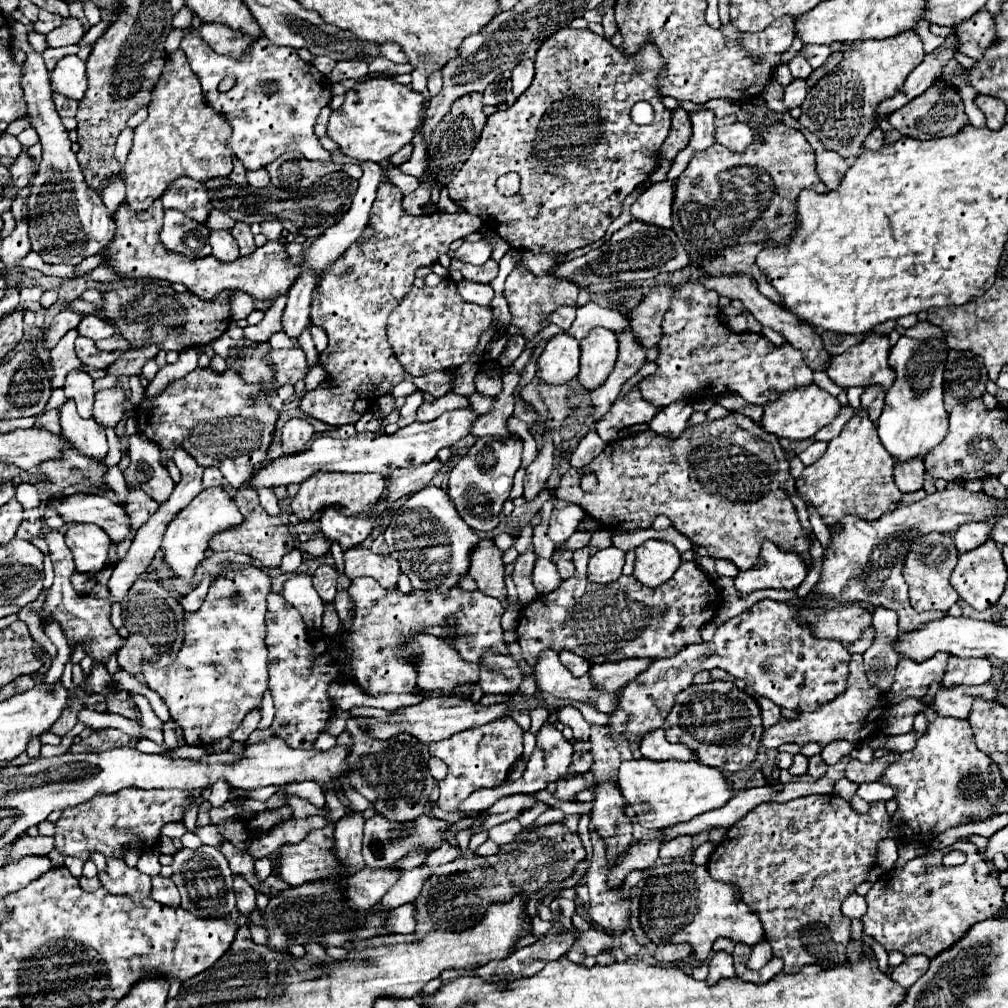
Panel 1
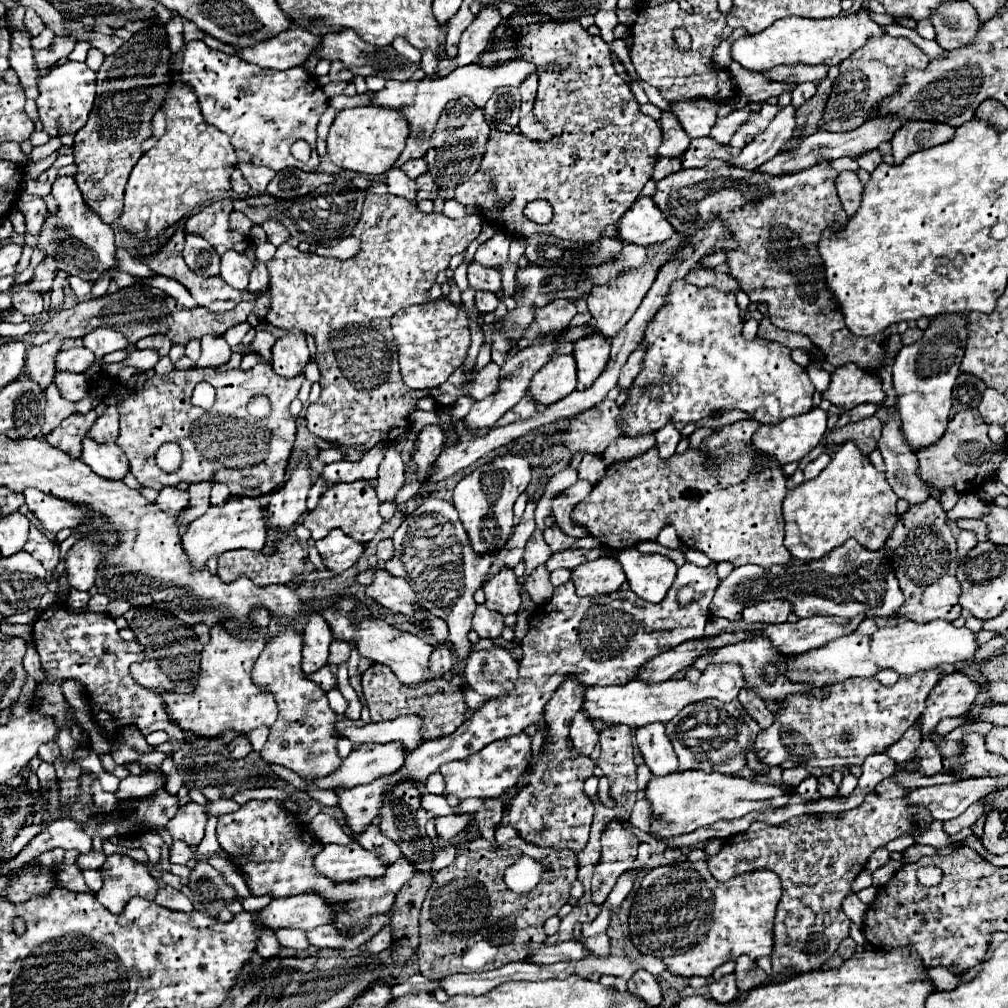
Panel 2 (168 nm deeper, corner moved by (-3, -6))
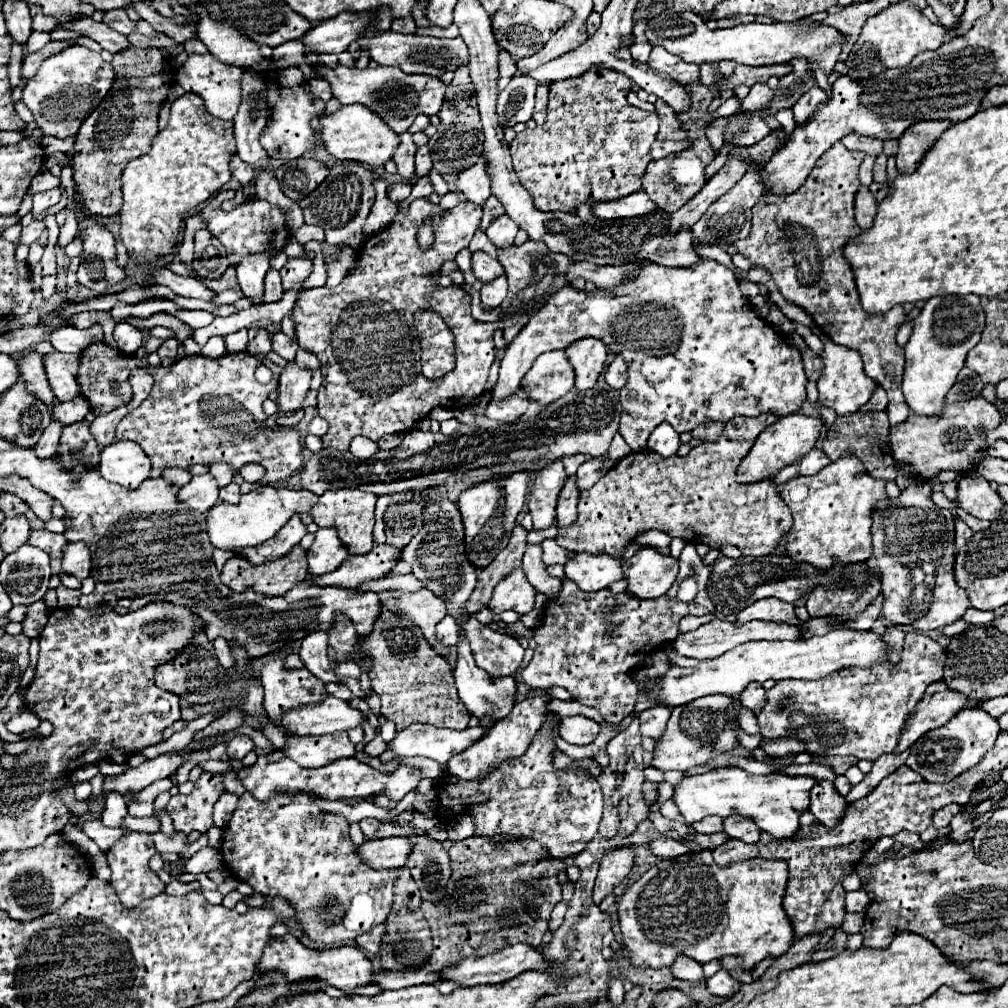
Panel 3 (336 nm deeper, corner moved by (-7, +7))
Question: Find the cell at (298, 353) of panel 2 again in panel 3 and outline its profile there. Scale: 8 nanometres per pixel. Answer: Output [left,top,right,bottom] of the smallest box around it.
[278,361,312,411]

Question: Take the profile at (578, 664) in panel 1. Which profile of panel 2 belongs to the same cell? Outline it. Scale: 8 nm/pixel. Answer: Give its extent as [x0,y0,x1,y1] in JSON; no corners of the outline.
[502,678,594,854]

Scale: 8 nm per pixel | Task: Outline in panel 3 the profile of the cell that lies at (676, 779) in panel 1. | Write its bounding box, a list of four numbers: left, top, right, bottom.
[672,767,814,839]

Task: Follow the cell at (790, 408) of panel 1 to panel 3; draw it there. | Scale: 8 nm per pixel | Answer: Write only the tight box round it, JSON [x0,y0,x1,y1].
[738,413,822,483]

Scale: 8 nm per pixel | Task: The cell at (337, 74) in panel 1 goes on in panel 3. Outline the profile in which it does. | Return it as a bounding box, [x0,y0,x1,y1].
[310,77,332,101]

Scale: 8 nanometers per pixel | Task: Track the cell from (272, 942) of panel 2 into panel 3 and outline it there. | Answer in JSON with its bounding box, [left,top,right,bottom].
[258,933,374,993]

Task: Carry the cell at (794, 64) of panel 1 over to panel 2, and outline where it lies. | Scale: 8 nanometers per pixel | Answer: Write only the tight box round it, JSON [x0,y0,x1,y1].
[792,82,816,108]

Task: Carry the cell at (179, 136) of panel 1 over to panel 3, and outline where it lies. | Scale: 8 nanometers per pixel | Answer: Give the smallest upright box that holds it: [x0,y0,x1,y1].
[120,93,234,263]

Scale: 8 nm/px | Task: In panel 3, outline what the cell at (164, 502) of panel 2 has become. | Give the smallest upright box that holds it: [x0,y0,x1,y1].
[178,473,218,513]

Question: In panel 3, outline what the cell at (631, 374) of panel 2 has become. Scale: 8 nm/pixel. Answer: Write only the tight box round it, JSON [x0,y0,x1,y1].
[606,355,626,389]

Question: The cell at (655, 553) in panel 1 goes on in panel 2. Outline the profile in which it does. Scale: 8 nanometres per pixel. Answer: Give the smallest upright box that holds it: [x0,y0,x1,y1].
[618,548,678,604]

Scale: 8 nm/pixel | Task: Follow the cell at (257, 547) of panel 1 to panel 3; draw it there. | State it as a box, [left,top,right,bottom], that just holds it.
[222,545,308,597]

